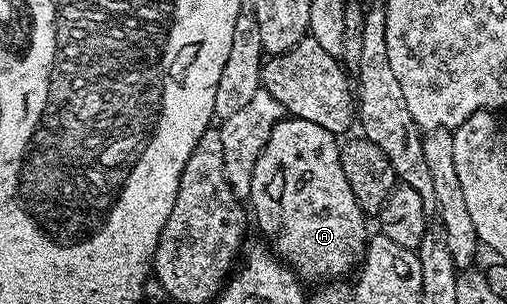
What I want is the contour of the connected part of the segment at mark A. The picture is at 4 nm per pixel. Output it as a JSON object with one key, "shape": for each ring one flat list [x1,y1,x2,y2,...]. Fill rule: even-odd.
{"shape":[[287,116,280,123,276,123,276,127,272,127,268,143,264,151,260,151,256,167,252,171,248,205,251,205,249,208,252,210,253,224,255,221,259,231,266,236,267,243,271,245,267,246,274,256,289,265,303,282,327,283,345,278,345,273,350,268,353,270,366,256,368,217,362,212,361,205,345,178,339,146,339,138,324,131,324,127,308,123,308,119]]}

